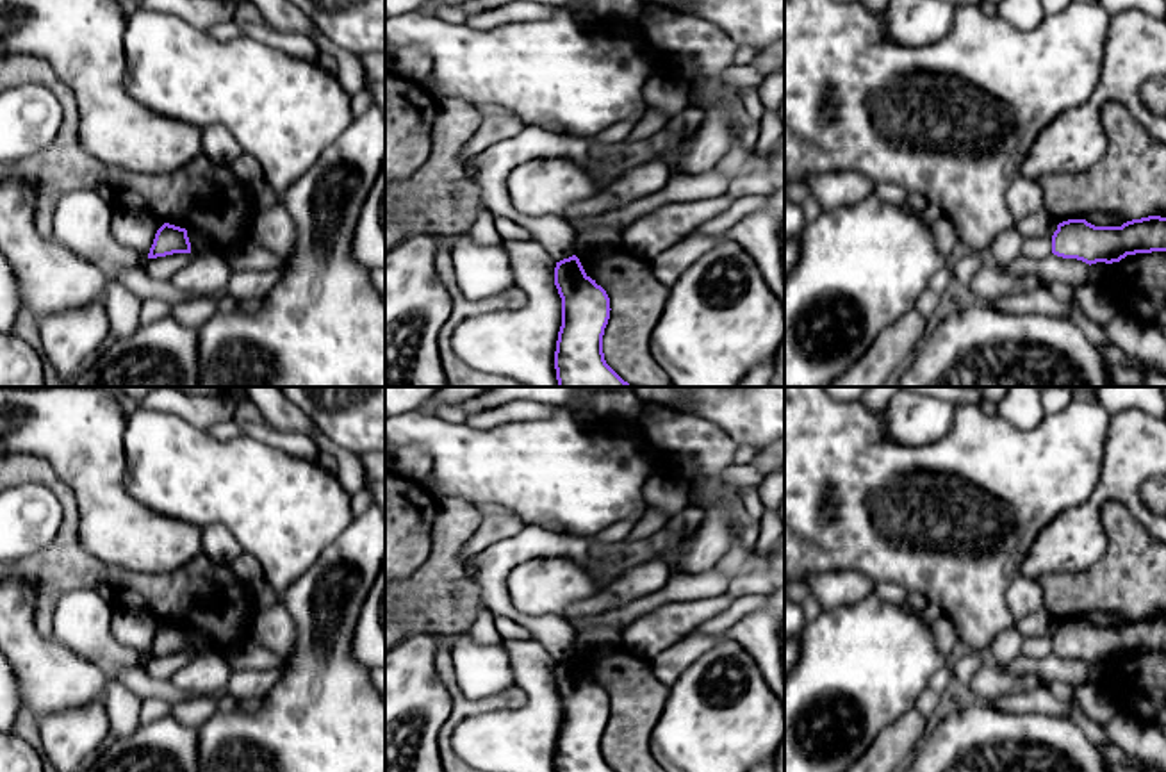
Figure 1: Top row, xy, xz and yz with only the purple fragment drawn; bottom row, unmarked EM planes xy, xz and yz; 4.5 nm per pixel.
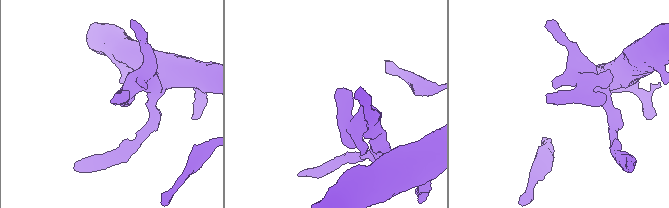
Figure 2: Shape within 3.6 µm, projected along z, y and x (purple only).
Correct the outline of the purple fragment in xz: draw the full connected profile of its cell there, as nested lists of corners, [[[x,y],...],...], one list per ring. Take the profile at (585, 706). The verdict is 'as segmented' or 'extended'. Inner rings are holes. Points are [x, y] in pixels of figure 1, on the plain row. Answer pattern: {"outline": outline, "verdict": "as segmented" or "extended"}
{"outline": [[[576,654],[556,661],[554,685],[562,697],[556,772],[615,772],[603,752],[612,710],[606,690],[585,672]]], "verdict": "as segmented"}

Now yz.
{"outline": [[[1148,615],[1121,626],[1095,626],[1068,619],[1052,635],[1052,653],[1086,663],[1120,661],[1127,654],[1166,651],[1166,617]]], "verdict": "as segmented"}

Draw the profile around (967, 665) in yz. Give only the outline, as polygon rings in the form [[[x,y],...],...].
[[[968,651],[965,656],[957,658],[954,665],[954,679],[963,683],[966,688],[973,678],[973,674],[981,669],[981,665],[988,660],[988,656]]]

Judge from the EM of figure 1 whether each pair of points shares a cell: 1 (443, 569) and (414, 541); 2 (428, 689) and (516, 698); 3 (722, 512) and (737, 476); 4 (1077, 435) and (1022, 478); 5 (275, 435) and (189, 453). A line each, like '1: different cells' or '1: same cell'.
1: different cells
2: different cells
3: different cells
4: same cell
5: different cells

